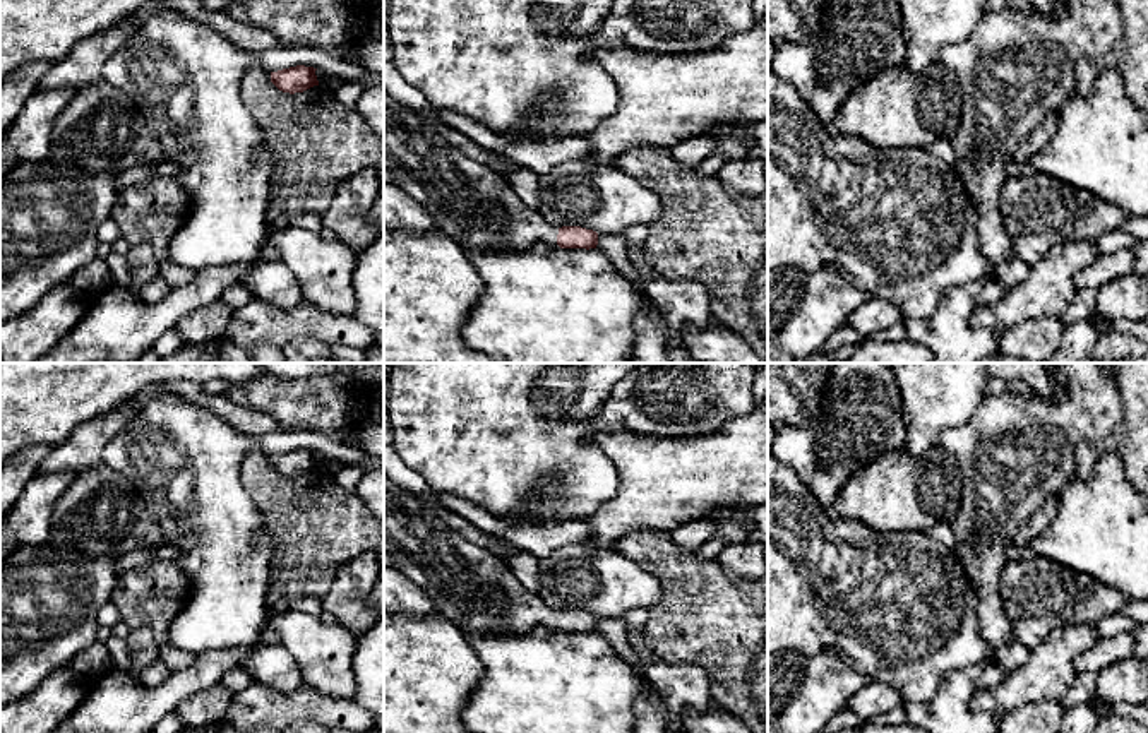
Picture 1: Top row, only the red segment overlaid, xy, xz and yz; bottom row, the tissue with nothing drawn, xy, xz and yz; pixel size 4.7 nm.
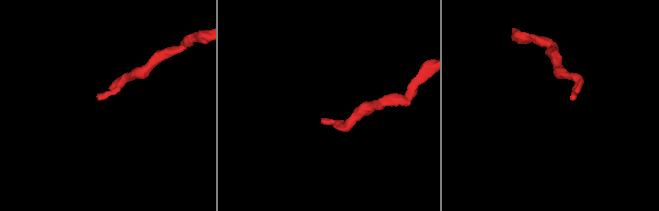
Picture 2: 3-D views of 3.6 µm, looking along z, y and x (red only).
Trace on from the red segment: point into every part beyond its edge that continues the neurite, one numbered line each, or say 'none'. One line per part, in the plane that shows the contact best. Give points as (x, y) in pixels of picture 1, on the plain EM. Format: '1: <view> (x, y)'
1: xz (470, 586)

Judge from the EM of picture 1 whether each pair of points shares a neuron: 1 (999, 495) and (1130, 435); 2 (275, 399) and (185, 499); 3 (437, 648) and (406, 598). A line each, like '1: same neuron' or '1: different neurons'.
1: different neurons
2: different neurons
3: different neurons

